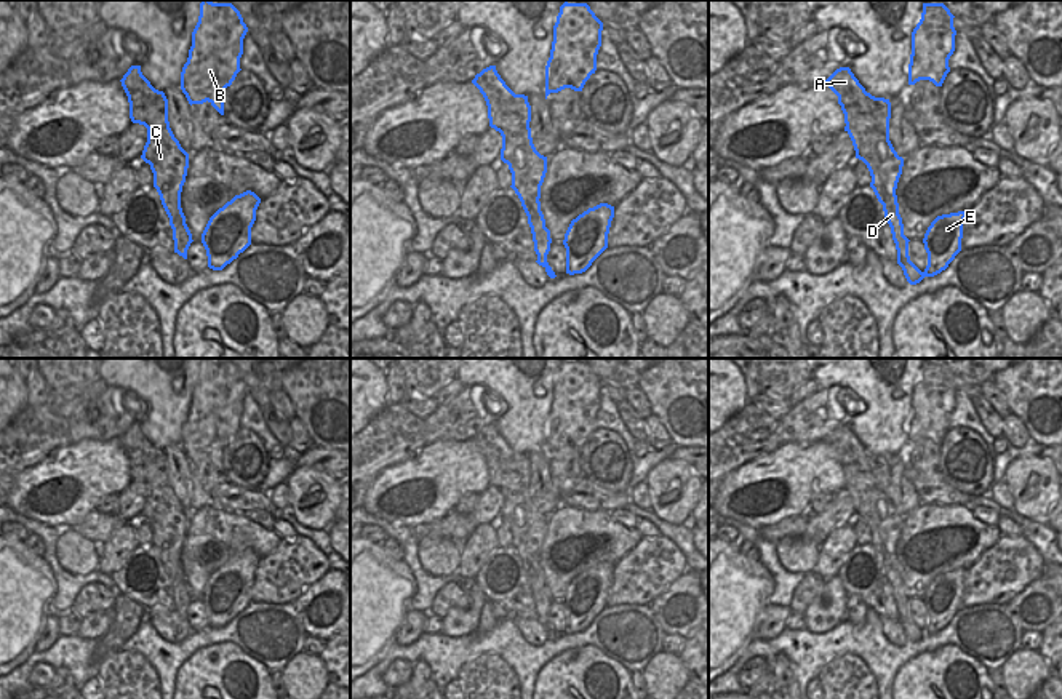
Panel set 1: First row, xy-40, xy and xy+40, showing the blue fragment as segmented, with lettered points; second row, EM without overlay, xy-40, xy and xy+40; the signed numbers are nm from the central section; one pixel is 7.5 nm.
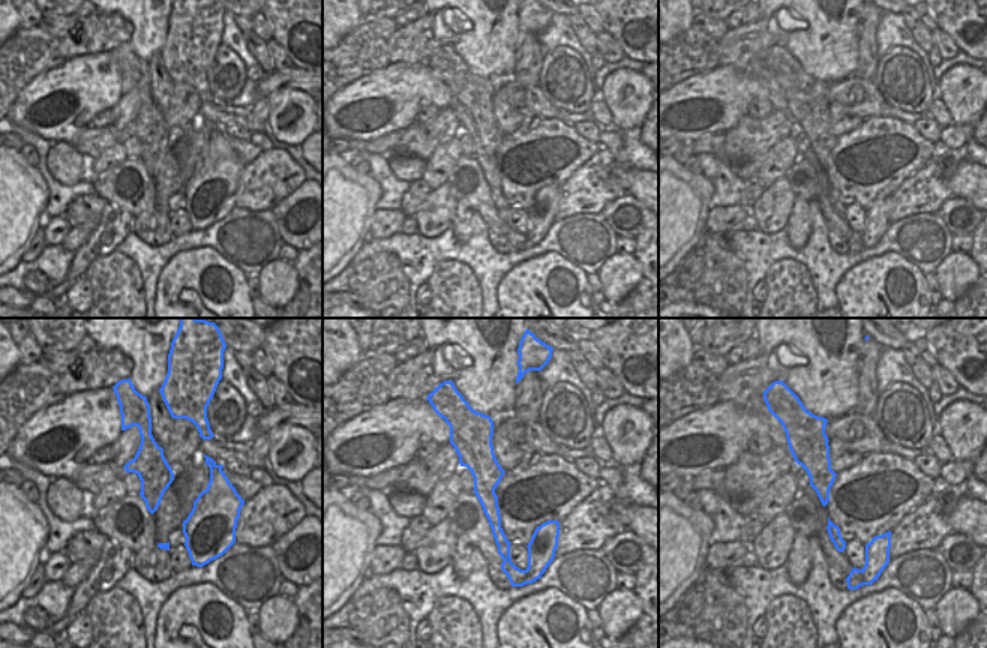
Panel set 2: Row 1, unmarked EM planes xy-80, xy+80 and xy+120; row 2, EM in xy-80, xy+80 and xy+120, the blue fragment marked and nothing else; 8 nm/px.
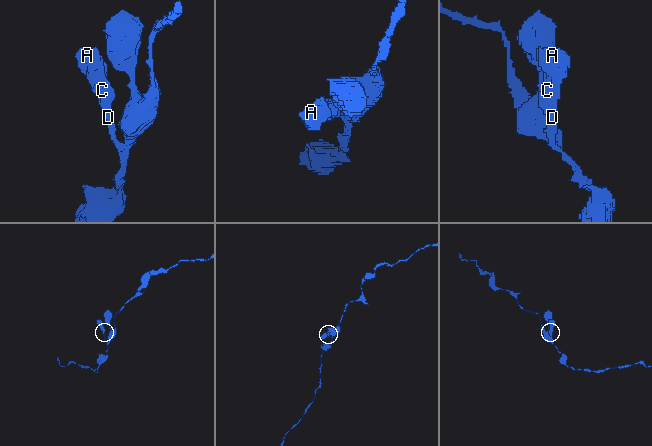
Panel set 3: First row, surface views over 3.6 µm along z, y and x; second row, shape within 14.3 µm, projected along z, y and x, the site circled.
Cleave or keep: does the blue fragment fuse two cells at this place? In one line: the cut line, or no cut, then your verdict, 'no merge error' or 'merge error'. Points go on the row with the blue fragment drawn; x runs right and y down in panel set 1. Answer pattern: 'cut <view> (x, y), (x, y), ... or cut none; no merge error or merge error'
cut xy+40 (907, 255), (902, 267); merge error

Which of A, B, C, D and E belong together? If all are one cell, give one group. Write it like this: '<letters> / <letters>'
A C D / B E

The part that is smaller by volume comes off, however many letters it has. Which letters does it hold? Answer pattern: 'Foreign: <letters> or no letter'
Foreign: A, C, D

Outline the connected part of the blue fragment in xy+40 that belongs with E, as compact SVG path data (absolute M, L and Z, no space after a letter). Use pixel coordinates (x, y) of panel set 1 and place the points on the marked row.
M964 211L937 216L928 227L923 243L928 253L928 266L921 272L910 256L902 267L910 285L920 283L924 277L934 277L945 270L961 251Z

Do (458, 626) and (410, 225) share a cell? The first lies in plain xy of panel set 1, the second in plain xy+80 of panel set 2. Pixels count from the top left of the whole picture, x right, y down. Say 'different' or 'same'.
different

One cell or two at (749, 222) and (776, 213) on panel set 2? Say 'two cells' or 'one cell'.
two cells

